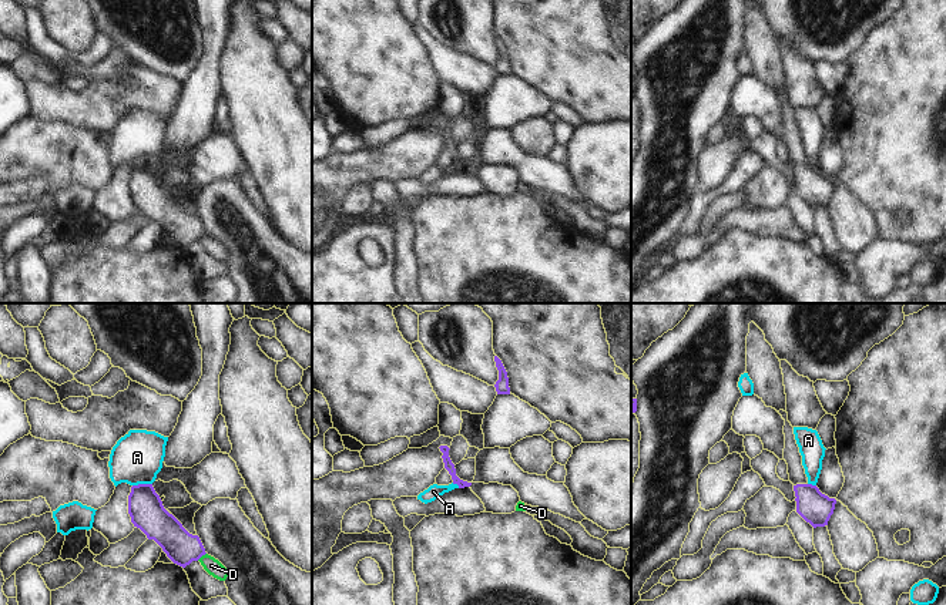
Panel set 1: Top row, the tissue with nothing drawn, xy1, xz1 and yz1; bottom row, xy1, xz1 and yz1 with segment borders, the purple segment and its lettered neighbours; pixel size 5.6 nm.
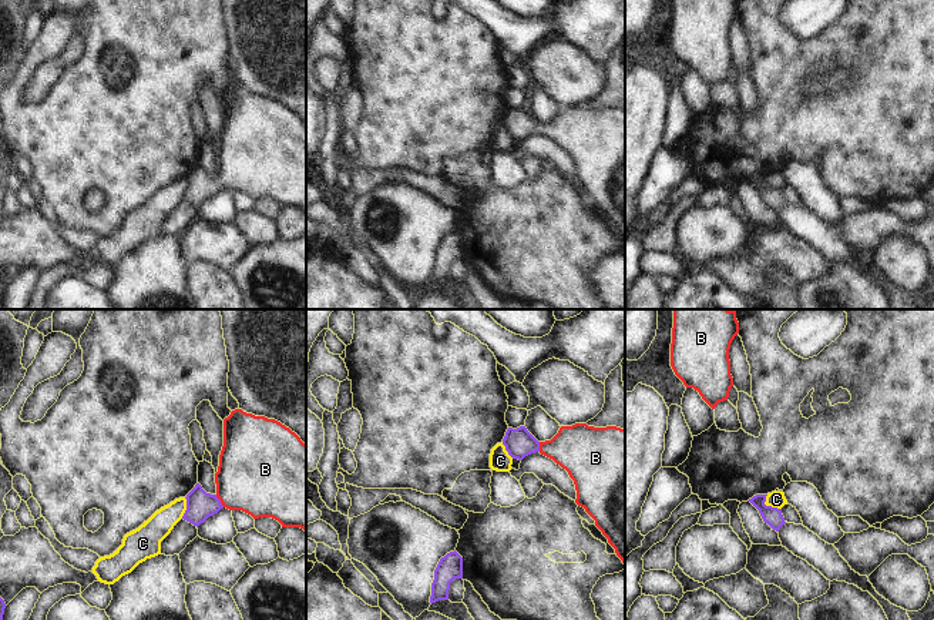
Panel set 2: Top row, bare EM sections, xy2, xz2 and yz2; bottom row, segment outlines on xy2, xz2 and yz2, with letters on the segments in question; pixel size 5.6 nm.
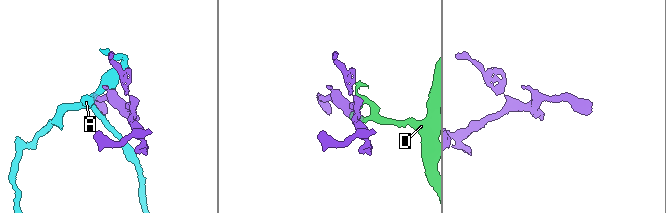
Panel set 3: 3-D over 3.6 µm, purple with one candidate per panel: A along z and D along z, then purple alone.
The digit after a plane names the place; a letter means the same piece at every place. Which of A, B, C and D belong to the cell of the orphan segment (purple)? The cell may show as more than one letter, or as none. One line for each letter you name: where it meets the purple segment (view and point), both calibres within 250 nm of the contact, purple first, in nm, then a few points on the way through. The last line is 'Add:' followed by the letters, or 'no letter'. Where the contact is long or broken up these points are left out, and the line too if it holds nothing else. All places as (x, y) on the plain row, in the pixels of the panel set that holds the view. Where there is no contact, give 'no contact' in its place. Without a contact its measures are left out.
B: xy2 (219, 181) | 160/440 nm | across xy2 (200, 186), (219, 181), (255, 156)
Add: B

